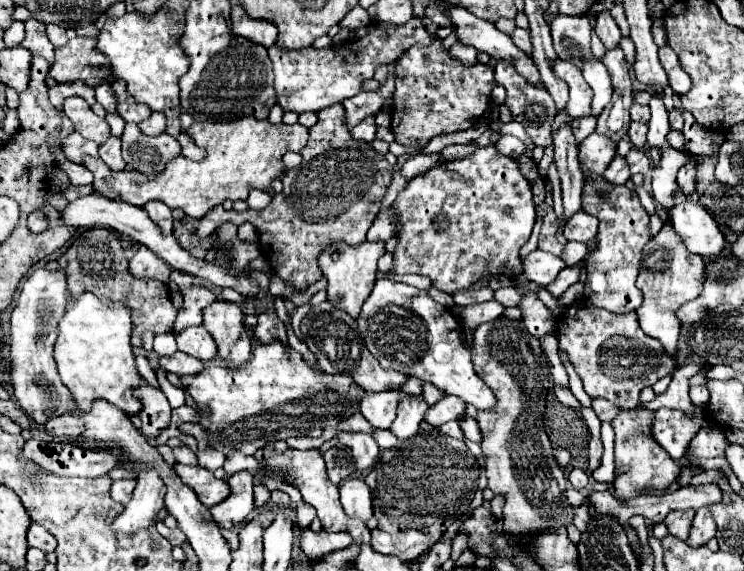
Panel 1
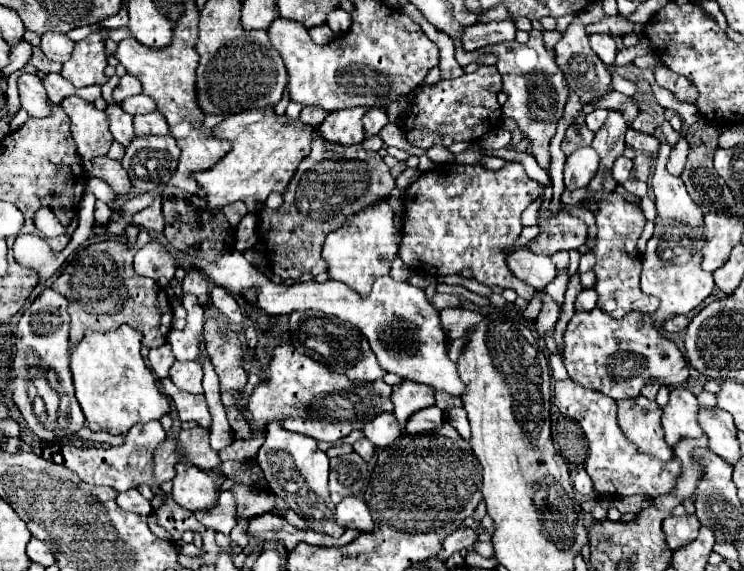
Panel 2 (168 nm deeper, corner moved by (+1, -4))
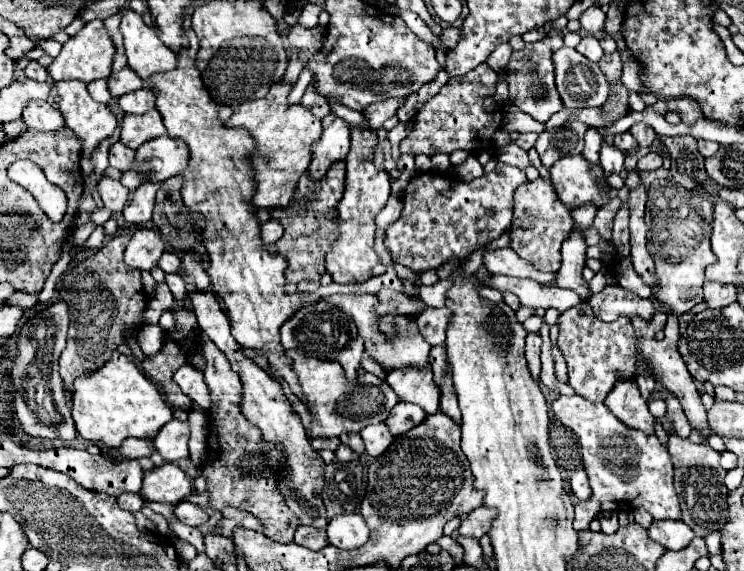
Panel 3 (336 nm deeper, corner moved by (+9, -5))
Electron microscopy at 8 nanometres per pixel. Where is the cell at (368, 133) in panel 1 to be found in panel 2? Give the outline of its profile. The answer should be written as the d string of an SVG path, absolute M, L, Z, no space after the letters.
M368 109L362 121L364 121L366 137L370 137L370 135L376 135L388 123L388 115L384 109Z

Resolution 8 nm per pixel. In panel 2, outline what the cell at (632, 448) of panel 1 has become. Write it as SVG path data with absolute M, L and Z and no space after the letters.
M638 395L634 399L620 399L618 405L618 425L624 435L638 445L640 451L668 461L674 457L672 447L664 441L664 429L660 425L662 407L656 401Z

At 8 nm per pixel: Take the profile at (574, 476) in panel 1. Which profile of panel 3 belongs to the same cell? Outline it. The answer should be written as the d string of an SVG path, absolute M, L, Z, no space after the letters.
M578 466L574 470L574 476L570 480L570 486L572 486L572 492L576 494L578 500L588 500L590 498L590 486L588 486L588 478L586 478L586 472L582 466Z

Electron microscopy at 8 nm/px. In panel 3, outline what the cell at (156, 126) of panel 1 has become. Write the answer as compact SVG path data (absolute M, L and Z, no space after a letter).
M150 110L146 114L134 116L134 114L126 114L124 116L124 124L122 124L122 132L120 132L120 140L128 146L128 148L138 148L140 144L144 144L146 140L164 136L166 128L162 124L162 116L158 110Z

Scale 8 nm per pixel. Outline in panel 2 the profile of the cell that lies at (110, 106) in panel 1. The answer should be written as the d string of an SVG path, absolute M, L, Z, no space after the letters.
M108 105L106 113L110 117L110 131L114 135L114 141L128 147L130 141L136 137L134 135L134 125L132 125L132 115L122 111L120 105Z

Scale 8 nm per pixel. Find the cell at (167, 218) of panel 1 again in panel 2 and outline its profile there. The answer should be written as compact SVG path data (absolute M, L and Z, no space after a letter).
M156 195L154 201L144 207L142 211L134 213L132 215L132 223L136 227L142 227L142 229L148 229L148 231L154 231L154 233L162 233L164 229L164 219L162 219L162 197Z

